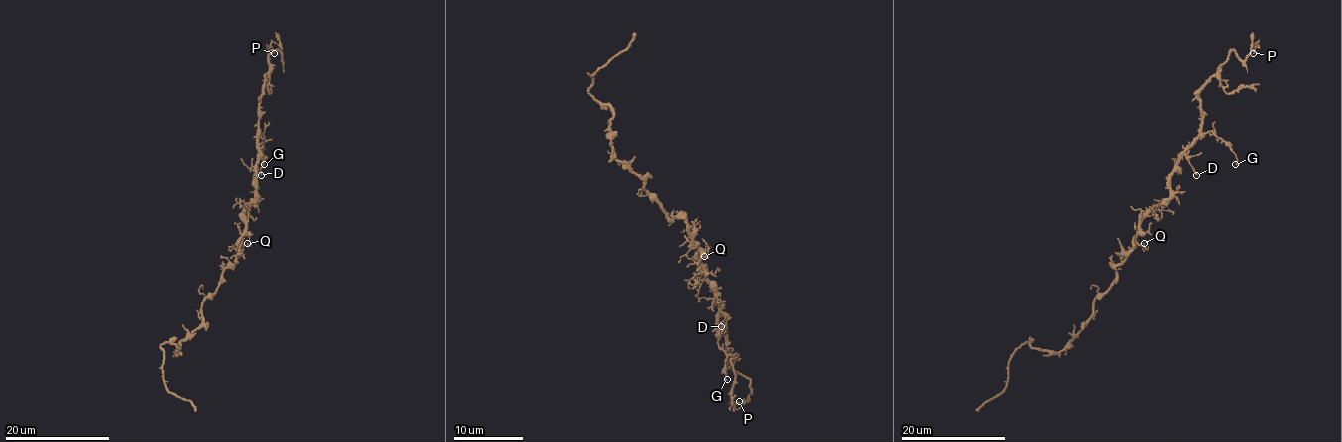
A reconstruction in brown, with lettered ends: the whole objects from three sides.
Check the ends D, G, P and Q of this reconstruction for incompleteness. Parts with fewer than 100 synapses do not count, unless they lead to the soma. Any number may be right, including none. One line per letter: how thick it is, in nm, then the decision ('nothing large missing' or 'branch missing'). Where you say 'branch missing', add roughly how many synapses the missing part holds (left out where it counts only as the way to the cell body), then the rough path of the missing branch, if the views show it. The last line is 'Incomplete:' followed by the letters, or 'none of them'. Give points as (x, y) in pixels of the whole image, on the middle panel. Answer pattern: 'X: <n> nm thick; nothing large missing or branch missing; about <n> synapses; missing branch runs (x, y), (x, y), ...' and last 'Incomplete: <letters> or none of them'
D: 120 nm thick; nothing large missing
G: 150 nm thick; nothing large missing
P: 100 nm thick; nothing large missing
Q: 110 nm thick; nothing large missing
Incomplete: none of them

